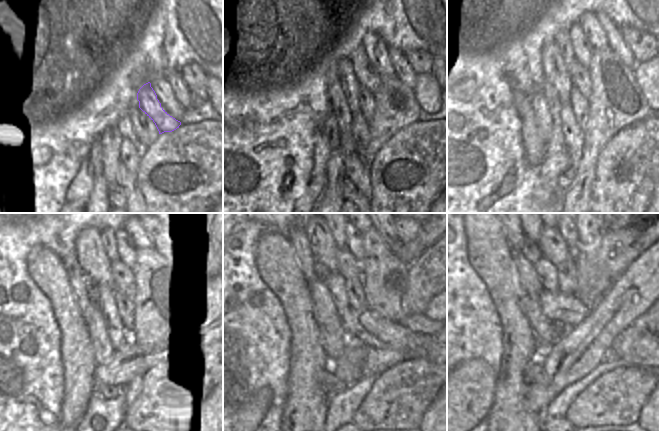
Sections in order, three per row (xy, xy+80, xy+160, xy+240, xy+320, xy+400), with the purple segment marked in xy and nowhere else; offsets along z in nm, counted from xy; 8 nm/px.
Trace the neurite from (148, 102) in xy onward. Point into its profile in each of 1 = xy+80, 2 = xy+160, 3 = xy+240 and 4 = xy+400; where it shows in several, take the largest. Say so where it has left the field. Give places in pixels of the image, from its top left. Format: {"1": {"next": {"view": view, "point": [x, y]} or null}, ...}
{"1": {"next": {"view": "xy+80", "point": [366, 76]}}, "2": {"next": {"view": "xy+160", "point": [582, 50]}}, "3": {"next": {"view": "xy+240", "point": [127, 252]}}, "4": {"next": {"view": "xy+400", "point": [569, 233]}}}

